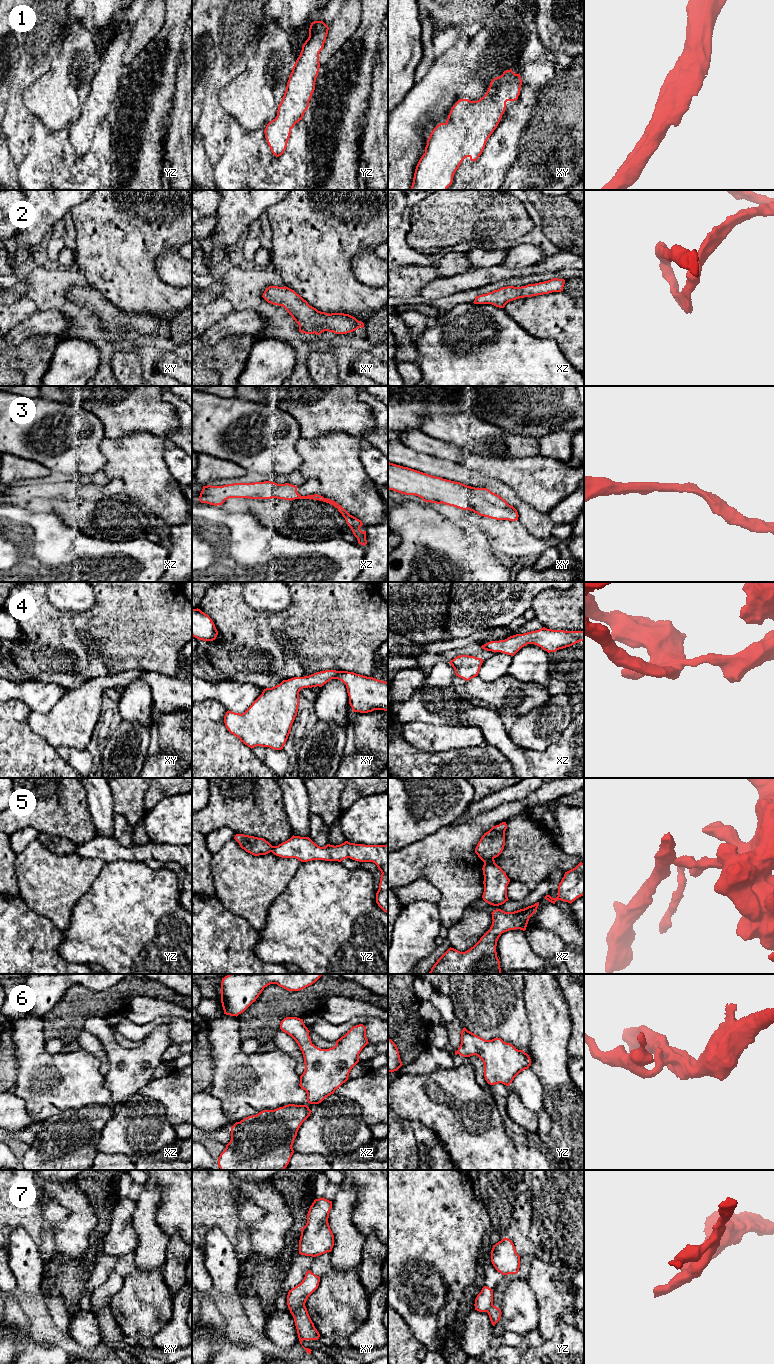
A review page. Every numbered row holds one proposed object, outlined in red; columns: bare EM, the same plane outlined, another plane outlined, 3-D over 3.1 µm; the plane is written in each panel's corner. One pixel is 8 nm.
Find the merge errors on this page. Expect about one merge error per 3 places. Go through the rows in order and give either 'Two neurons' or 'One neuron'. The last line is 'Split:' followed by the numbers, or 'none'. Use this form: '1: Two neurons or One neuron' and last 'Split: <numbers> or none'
1: One neuron
2: One neuron
3: One neuron
4: One neuron
5: Two neurons
6: One neuron
7: Two neurons
Split: 5, 7

